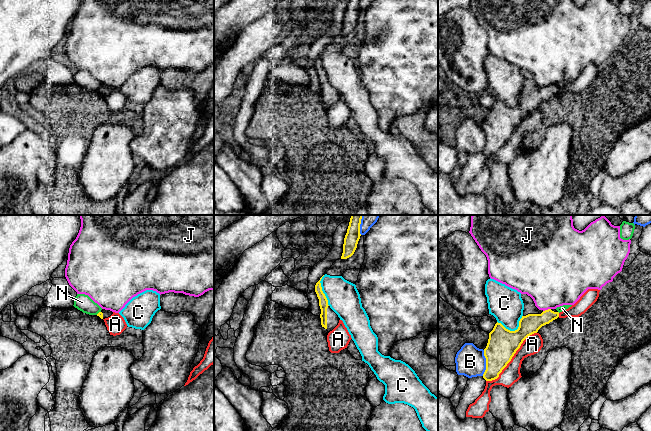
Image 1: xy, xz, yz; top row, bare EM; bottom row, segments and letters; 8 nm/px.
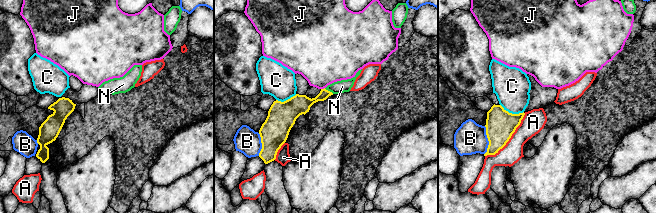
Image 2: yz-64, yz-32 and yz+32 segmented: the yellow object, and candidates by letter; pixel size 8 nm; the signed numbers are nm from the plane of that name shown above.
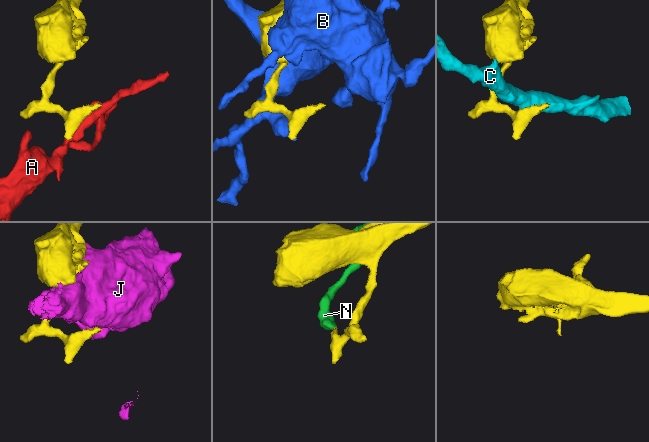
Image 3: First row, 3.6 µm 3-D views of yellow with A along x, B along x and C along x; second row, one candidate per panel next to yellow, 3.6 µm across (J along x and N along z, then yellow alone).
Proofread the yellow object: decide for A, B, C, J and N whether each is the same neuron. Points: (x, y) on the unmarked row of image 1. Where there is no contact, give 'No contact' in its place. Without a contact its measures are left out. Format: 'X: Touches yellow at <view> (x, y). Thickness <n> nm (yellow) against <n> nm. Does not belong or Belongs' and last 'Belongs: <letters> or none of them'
A: Touches yellow at yz (511, 134). Thickness 240 nm (yellow) against 150 nm. Does not belong
B: Touches yellow at yz (486, 139). Thickness 240 nm (yellow) against 240 nm. Does not belong
C: Touches yellow at yz (513, 107). Thickness 240 nm (yellow) against 280 nm. Does not belong
J: Touches yellow at yz (546, 86). Thickness 160 nm (yellow) against 440 nm. Does not belong
N: Touches yellow at xy (99, 88). Thickness 50 nm (yellow) against 140 nm. Does not belong
Belongs: none of them

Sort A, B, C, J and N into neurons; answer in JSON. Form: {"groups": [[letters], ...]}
{"groups": [["A"], ["B"], ["C"], ["J"], ["N"]]}

